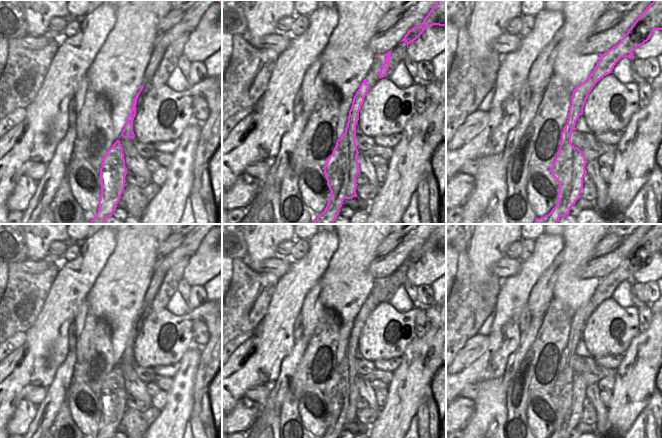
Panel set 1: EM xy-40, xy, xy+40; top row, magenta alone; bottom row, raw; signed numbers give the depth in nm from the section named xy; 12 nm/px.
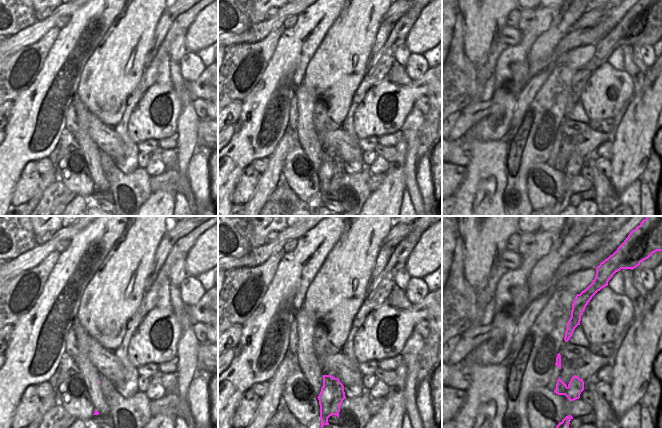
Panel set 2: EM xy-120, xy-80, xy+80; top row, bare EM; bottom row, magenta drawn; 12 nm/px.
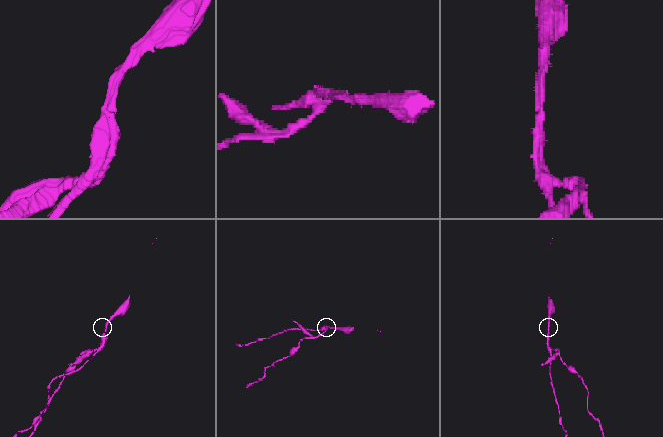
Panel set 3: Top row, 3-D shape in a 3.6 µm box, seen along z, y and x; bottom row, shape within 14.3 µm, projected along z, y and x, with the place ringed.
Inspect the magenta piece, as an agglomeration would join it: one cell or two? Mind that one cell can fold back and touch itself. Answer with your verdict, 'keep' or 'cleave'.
cleave

